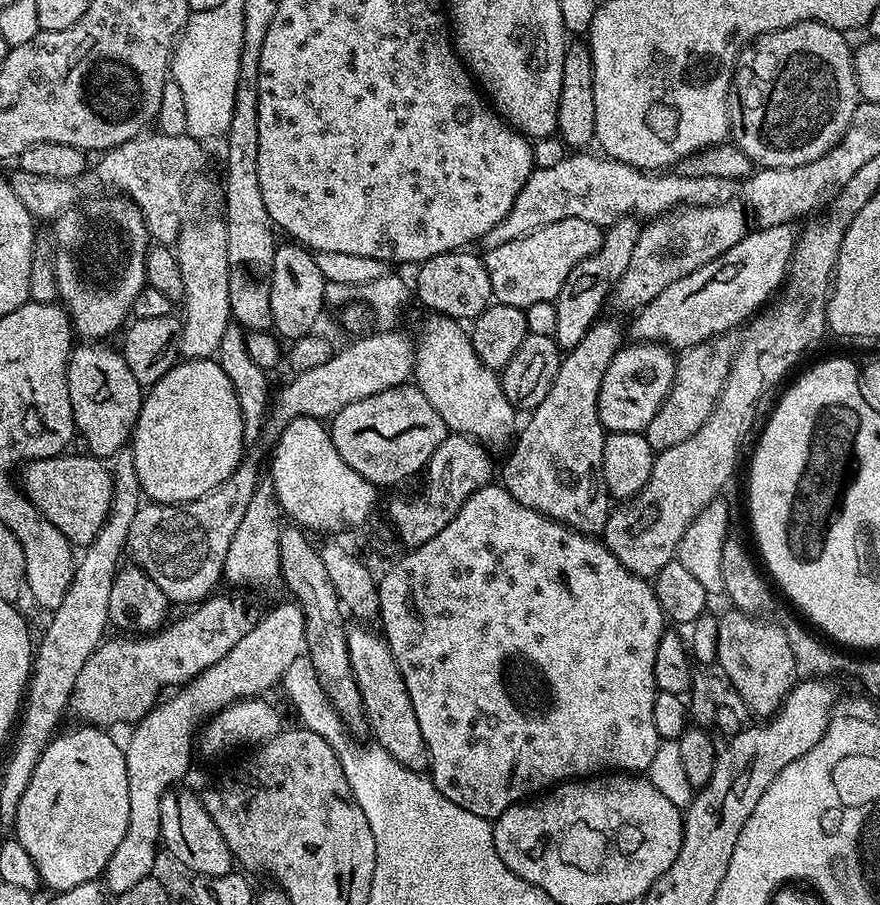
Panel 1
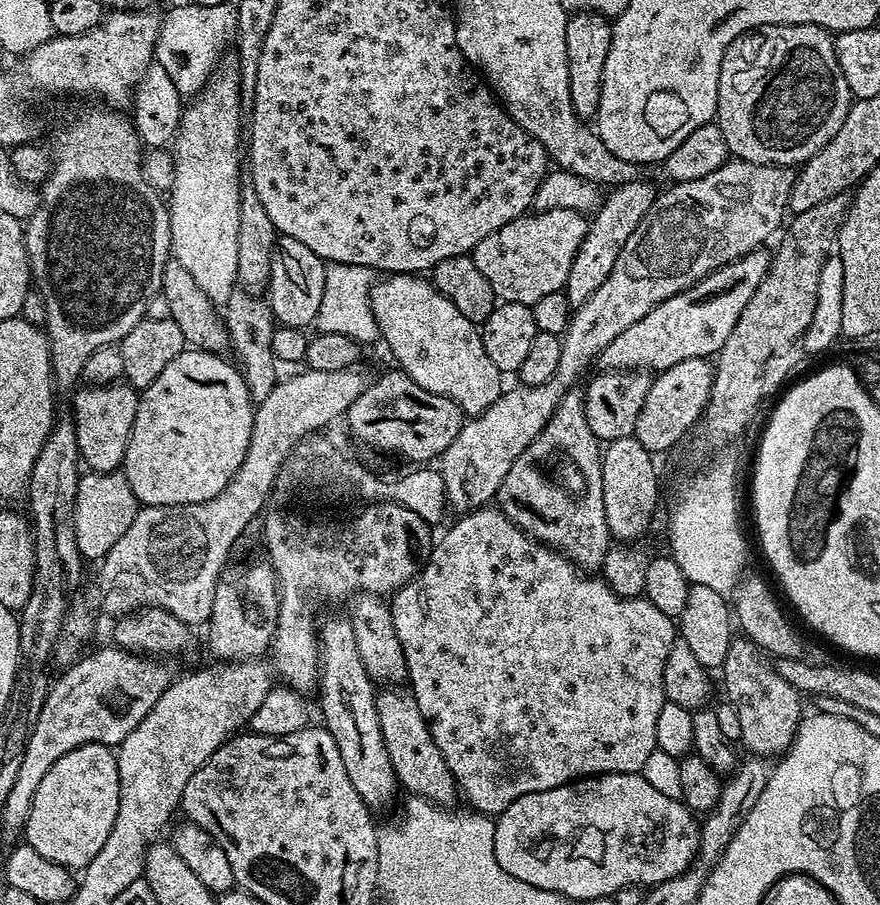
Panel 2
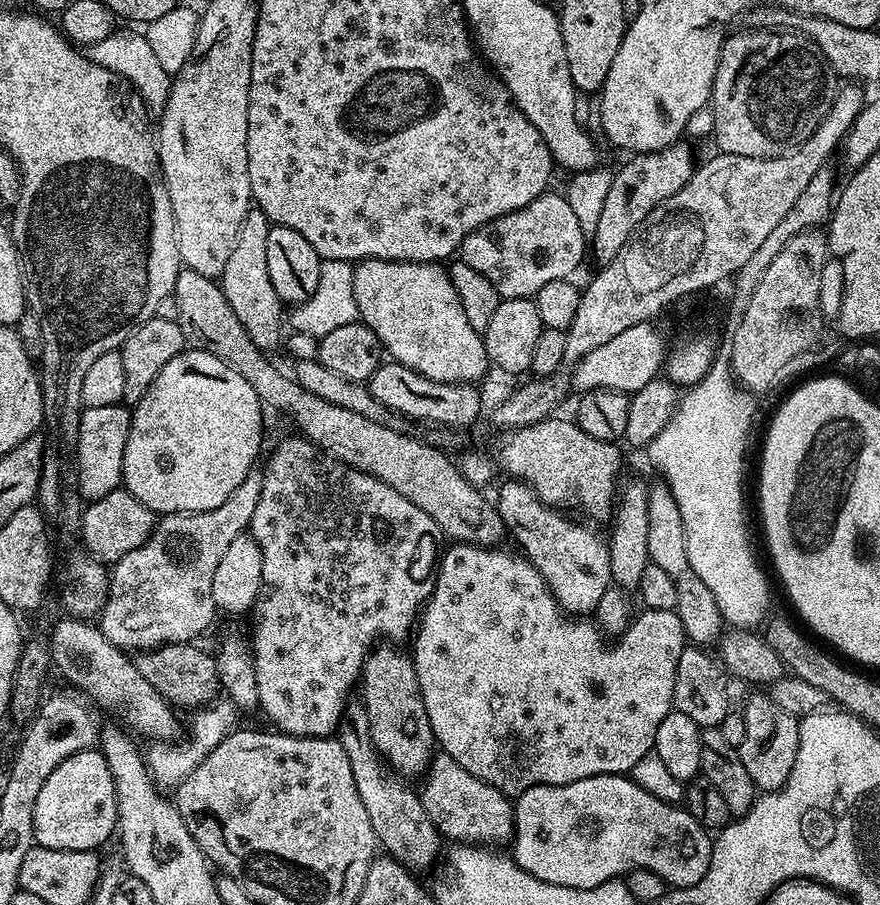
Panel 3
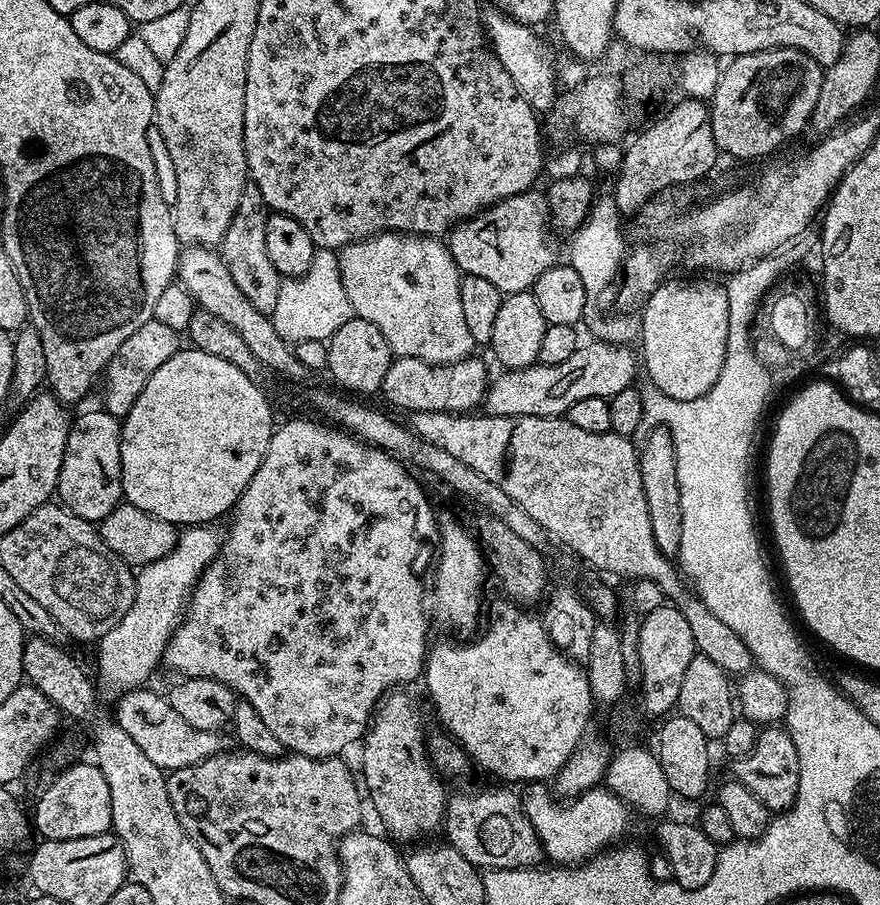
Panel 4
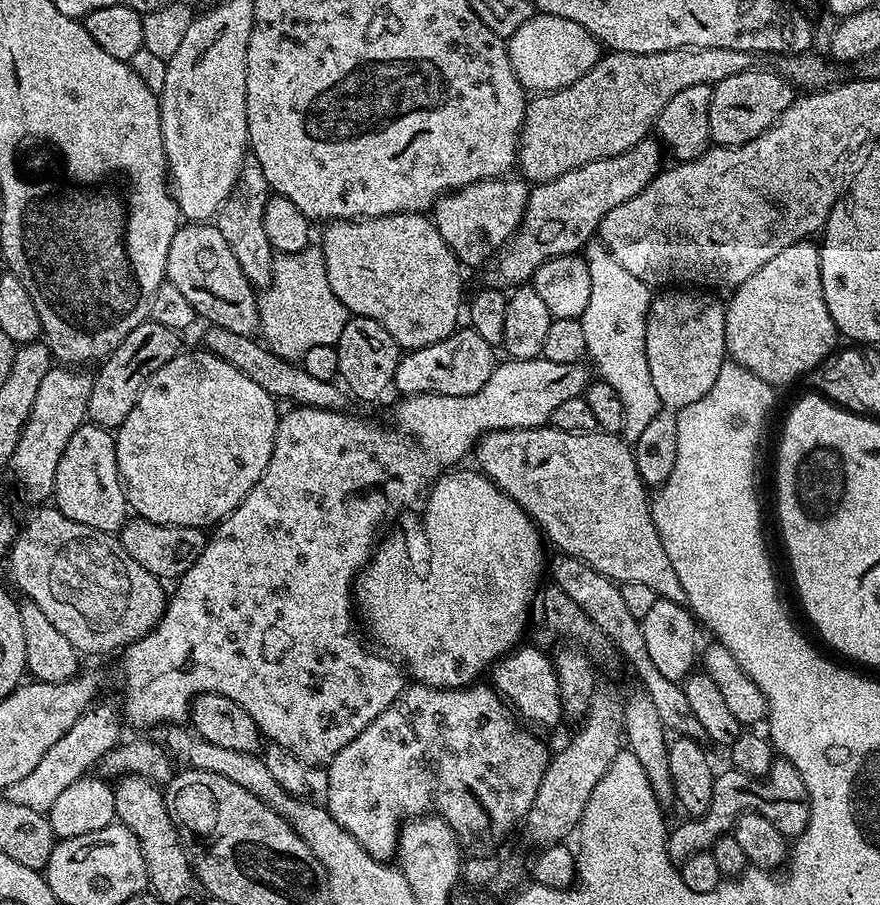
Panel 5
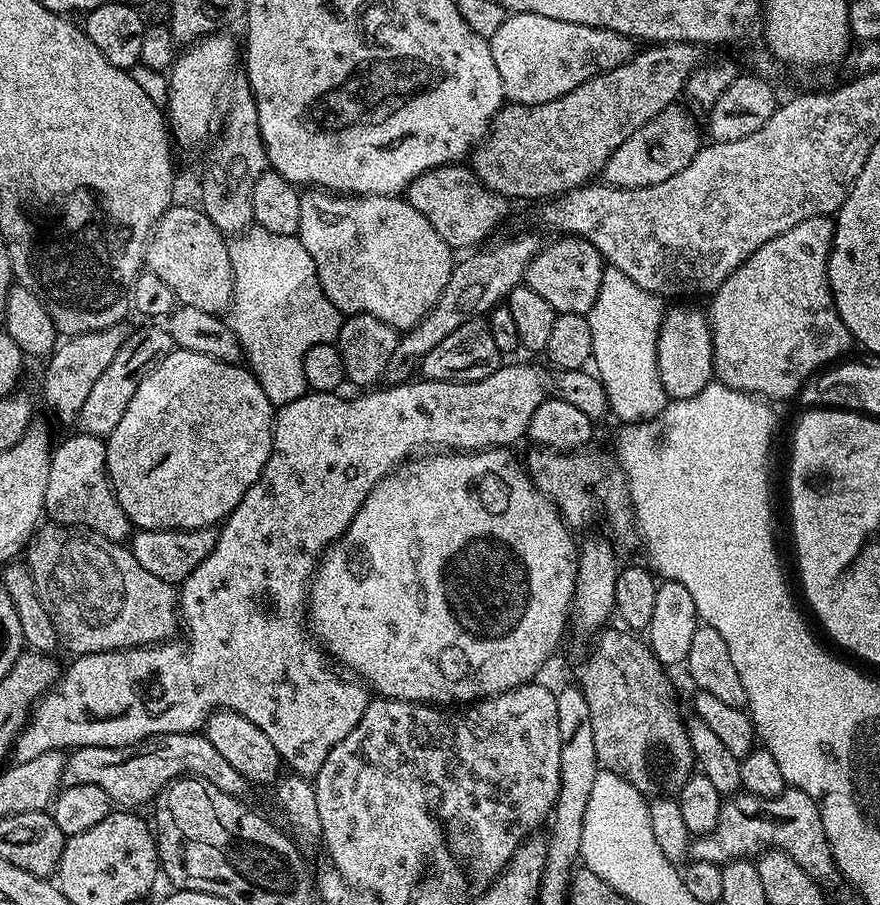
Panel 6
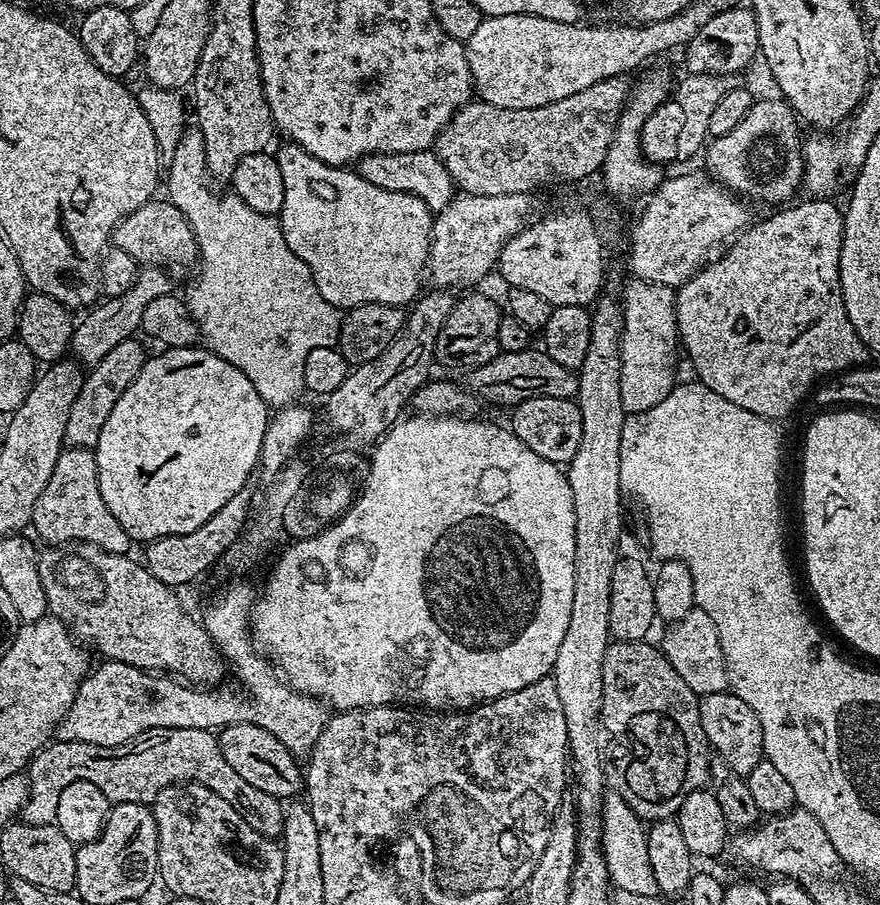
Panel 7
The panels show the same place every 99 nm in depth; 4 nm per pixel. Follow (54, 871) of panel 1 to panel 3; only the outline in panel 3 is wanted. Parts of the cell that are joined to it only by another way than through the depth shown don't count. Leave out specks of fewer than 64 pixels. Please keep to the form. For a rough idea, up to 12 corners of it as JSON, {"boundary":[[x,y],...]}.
{"boundary":[[98,750],[66,758],[34,802],[35,843],[96,850],[116,791]]}

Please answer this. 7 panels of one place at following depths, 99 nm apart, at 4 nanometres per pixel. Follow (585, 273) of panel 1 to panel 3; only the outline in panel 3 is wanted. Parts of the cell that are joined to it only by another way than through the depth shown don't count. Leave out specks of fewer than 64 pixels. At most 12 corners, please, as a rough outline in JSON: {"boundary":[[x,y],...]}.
{"boundary":[[691,146],[629,155],[612,172],[590,256],[609,264],[698,167]]}

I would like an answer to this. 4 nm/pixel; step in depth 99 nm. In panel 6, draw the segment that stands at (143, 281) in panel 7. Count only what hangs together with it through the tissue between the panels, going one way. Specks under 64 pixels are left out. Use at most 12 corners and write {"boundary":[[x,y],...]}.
{"boundary":[[127,323],[61,339],[44,400],[77,423],[94,382],[126,342]]}

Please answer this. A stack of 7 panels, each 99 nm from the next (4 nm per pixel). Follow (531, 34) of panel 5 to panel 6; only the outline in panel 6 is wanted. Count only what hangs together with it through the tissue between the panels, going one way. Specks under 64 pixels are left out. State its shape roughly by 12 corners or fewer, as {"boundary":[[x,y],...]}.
{"boundary":[[525,12],[488,41],[505,97],[560,98],[624,65],[617,31]]}

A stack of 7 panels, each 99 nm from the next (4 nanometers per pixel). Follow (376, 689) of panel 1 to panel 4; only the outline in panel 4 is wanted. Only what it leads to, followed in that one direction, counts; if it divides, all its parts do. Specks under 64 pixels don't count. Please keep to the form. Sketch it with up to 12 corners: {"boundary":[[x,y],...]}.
{"boundary":[[508,786],[447,797],[447,843],[481,870],[537,867]]}

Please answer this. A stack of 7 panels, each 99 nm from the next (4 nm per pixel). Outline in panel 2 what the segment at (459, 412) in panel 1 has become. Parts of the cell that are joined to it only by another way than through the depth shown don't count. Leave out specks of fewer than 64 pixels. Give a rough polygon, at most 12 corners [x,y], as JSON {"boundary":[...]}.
{"boundary":[[420,274],[372,285],[399,371],[481,416],[502,373],[480,328]]}

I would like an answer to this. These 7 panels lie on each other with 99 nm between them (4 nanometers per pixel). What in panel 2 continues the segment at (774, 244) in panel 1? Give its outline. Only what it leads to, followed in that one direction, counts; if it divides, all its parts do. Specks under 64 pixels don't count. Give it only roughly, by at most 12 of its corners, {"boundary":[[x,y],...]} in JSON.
{"boundary":[[746,254],[654,306],[599,367],[715,357],[766,278]]}

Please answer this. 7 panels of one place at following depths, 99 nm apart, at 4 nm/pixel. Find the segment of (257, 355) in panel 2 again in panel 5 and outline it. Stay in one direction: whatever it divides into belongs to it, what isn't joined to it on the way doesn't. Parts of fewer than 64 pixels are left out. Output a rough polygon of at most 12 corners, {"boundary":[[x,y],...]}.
{"boundary":[[262,166],[240,176],[214,217],[242,274],[260,290],[274,253],[262,213],[270,189]]}

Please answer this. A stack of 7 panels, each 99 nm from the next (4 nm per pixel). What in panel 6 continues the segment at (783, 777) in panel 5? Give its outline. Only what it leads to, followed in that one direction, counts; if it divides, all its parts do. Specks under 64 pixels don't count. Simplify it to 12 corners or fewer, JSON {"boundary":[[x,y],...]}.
{"boundary":[[801,788],[727,797],[688,856],[723,866],[777,848],[837,879],[820,805]]}

